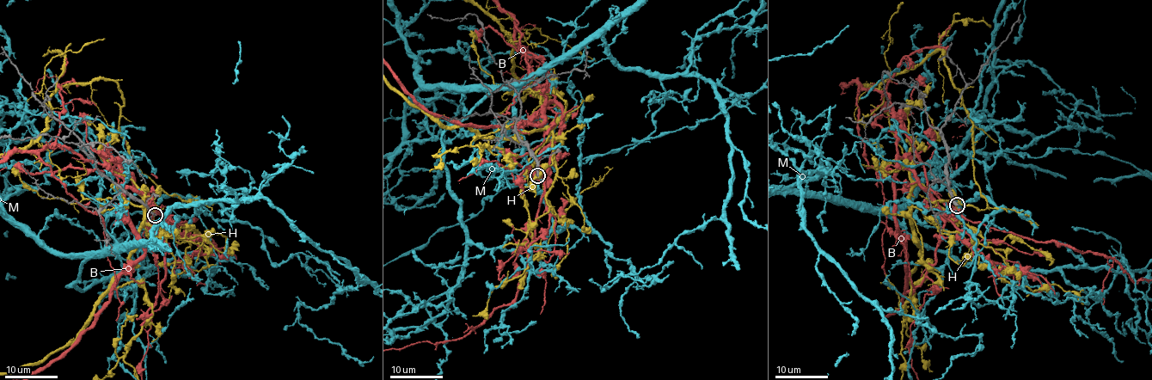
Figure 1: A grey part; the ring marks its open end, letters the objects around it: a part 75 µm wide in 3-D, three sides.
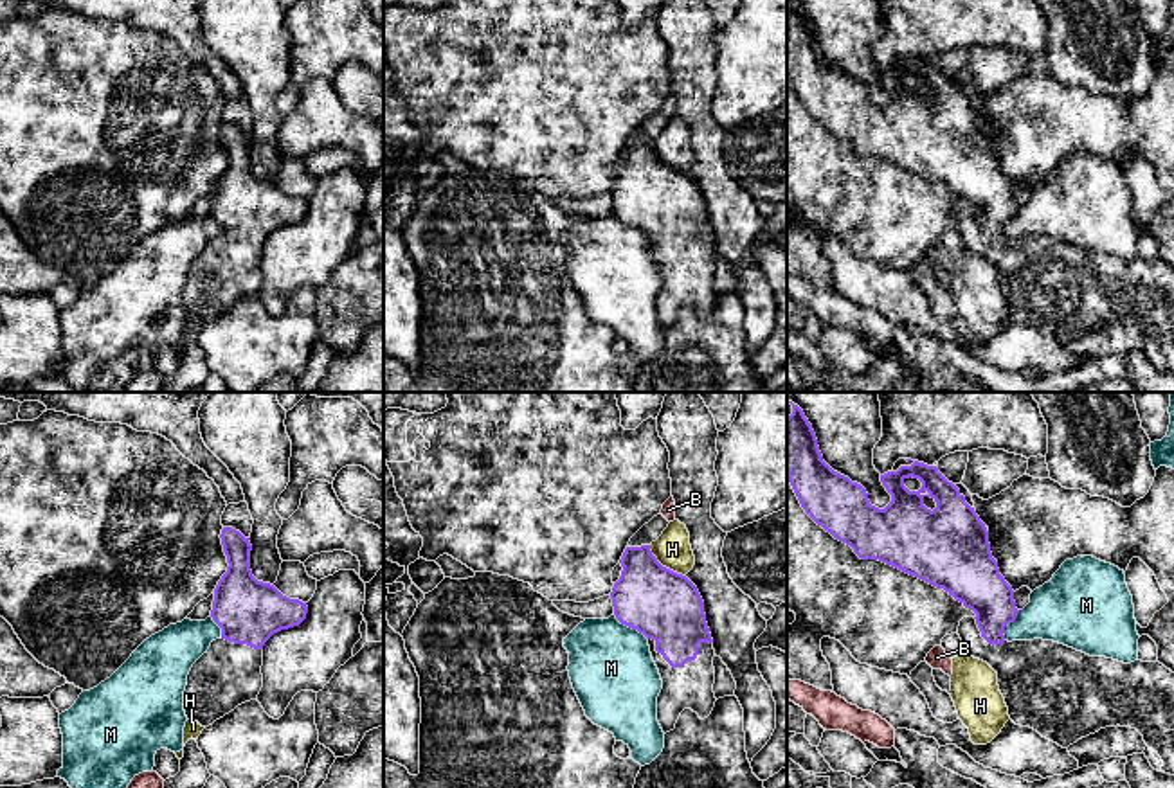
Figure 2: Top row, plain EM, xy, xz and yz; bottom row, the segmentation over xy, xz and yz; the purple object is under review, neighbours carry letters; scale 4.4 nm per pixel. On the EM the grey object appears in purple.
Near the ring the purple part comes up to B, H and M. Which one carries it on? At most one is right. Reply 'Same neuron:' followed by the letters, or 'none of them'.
Same neuron: none of them

